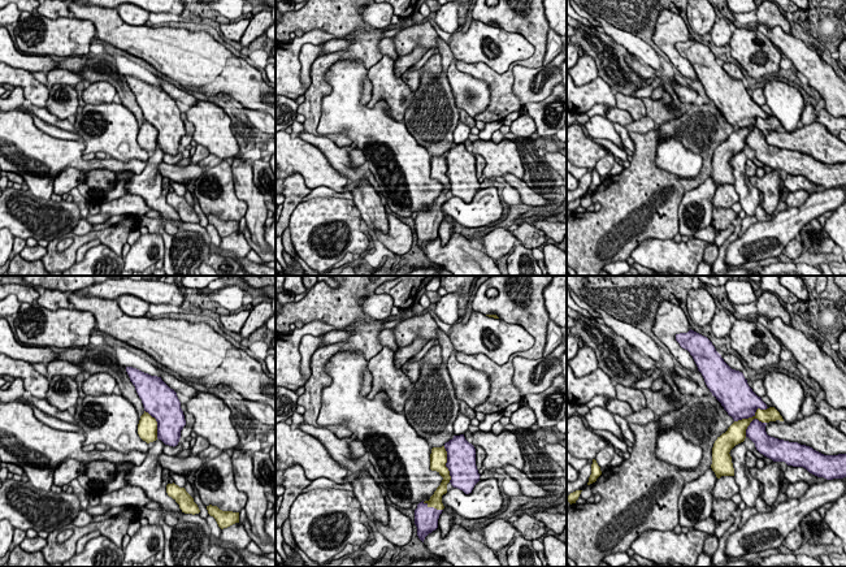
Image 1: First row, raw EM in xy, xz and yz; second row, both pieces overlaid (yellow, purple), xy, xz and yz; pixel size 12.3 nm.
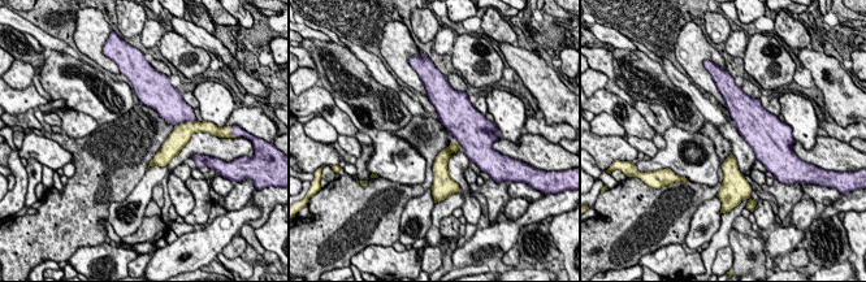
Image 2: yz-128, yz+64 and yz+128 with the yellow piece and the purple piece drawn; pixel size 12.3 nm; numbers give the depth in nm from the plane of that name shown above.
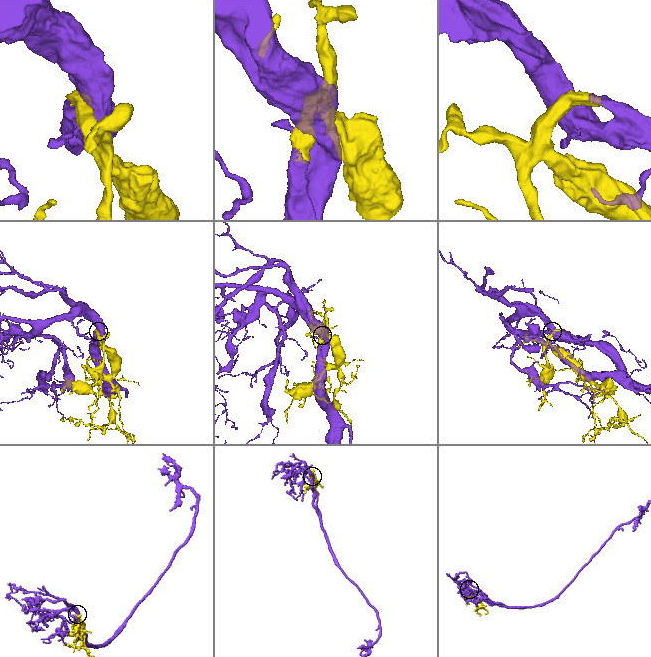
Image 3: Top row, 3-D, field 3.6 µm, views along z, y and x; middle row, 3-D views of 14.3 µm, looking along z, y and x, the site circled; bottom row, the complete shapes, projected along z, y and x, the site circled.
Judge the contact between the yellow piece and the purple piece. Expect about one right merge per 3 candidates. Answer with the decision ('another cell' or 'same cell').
same cell

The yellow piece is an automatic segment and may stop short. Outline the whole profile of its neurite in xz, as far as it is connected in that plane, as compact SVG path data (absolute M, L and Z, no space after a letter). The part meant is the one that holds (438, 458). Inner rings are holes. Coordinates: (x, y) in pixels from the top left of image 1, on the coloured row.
M464 434L454 436L442 447L431 449L430 469L437 471L443 480L430 499L420 502L415 510L417 536L422 542L438 528L438 519L444 508L442 495L447 493L447 484L469 494L481 476L476 466L476 449Z

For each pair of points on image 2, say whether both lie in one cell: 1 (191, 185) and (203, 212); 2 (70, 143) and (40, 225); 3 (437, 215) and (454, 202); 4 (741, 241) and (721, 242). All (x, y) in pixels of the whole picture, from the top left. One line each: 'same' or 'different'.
1: same
2: same
3: same
4: different

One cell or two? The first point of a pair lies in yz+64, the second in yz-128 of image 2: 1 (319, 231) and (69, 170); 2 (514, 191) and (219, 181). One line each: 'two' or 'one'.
1: two
2: one

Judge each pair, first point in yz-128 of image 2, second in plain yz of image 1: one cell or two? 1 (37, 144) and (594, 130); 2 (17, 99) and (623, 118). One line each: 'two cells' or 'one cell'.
1: one cell
2: one cell

